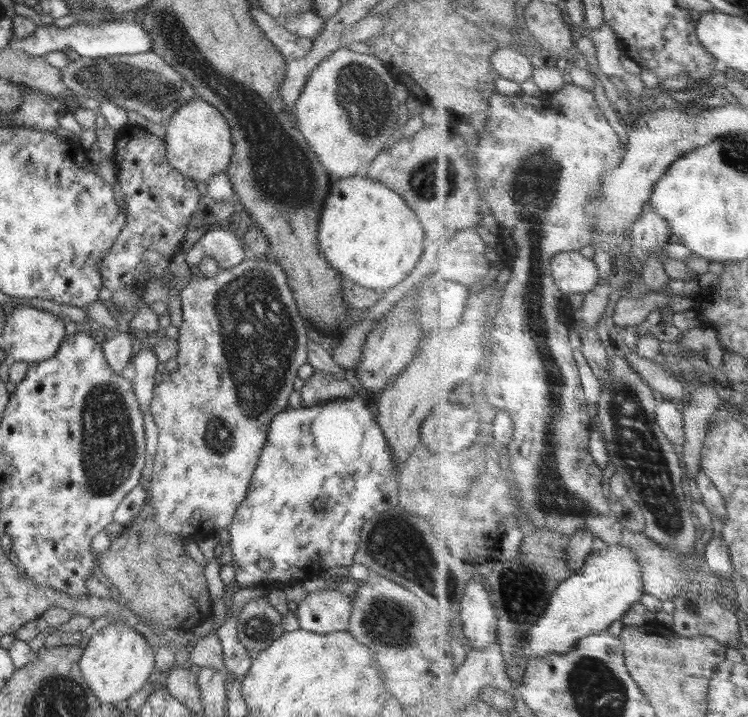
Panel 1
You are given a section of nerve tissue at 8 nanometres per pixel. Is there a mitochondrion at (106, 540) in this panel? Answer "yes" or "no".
no

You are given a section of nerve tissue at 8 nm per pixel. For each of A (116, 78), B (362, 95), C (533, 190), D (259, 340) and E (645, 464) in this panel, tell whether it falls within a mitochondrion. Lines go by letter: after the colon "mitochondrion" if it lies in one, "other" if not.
A: mitochondrion
B: mitochondrion
C: mitochondrion
D: mitochondrion
E: mitochondrion

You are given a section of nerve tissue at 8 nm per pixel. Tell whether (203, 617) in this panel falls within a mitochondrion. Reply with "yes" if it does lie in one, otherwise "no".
no

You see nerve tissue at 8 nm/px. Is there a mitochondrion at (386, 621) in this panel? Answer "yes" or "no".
yes

